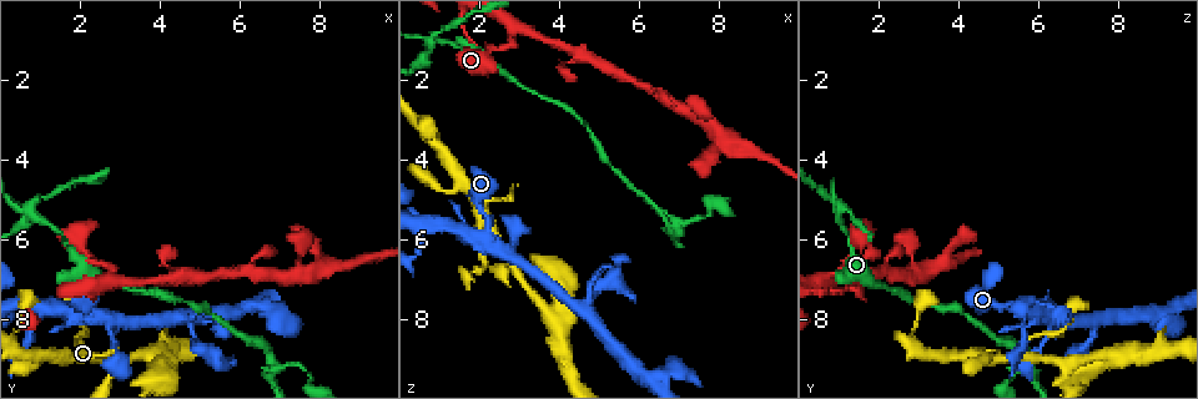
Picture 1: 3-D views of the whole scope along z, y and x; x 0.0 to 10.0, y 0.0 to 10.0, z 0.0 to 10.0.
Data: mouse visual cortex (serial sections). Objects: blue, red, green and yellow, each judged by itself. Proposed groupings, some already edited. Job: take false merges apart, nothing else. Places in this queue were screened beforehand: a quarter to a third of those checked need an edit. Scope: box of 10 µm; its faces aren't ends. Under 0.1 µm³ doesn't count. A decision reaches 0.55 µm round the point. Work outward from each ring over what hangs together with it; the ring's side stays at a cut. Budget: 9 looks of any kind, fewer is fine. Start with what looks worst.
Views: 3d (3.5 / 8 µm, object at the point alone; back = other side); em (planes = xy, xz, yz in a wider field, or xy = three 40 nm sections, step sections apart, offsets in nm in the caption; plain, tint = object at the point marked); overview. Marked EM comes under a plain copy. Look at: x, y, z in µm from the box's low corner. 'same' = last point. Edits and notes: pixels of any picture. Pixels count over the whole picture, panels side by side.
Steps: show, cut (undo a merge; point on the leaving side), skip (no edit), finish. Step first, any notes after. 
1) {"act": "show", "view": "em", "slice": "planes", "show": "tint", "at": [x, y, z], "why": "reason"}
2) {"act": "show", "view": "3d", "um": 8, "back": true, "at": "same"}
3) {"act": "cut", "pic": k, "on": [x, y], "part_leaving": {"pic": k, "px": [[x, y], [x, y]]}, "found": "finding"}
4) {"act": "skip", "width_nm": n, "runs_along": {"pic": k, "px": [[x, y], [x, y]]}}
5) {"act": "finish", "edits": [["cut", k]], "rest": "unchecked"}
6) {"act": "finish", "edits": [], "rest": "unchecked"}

{"act": "show", "view": "3d", "um": 3.5, "at": [6.95, 9.20, 5.80]}

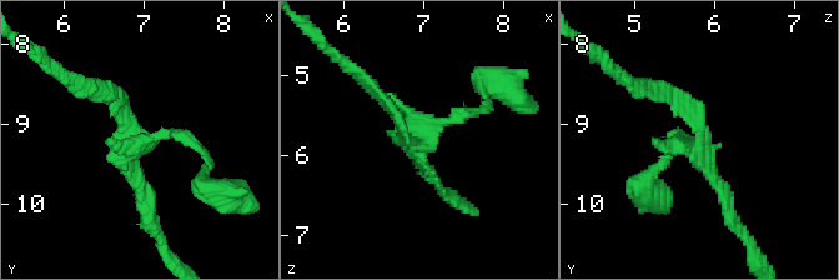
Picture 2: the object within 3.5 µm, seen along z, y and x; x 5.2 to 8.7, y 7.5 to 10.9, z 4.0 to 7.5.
{"act": "show", "view": "em", "slice": "xy", "step": 1, "show": "tint", "at": [6.90, 9.15, 5.80], "why": "now the EM"}

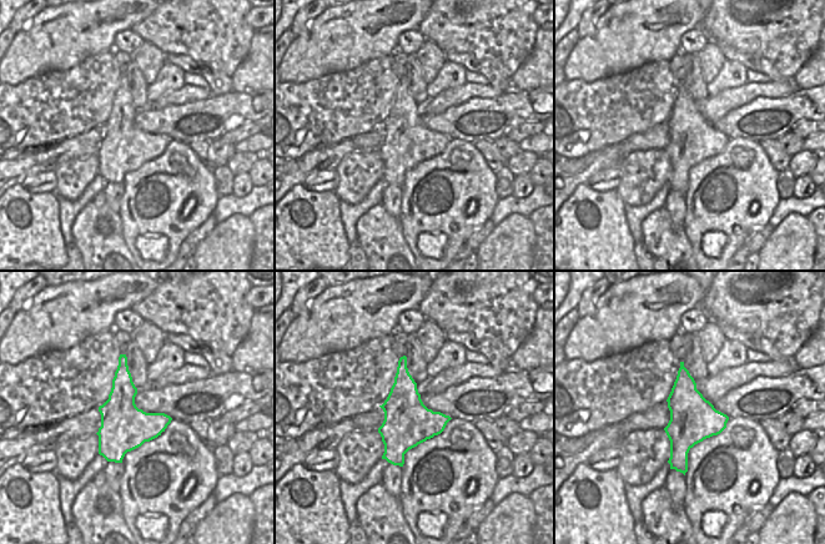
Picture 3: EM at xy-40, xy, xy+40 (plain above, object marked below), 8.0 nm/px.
{"act": "skip", "runs_along": {"pic": 2, "px": [[104, 93], [139, 143], [176, 131], [200, 150]]}, "found": "all the same cell"}

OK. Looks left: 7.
{"act": "show", "view": "3d", "um": 3.5, "back": true, "at": [0.80, 5.30, 1.00], "why": "four-way junction"}

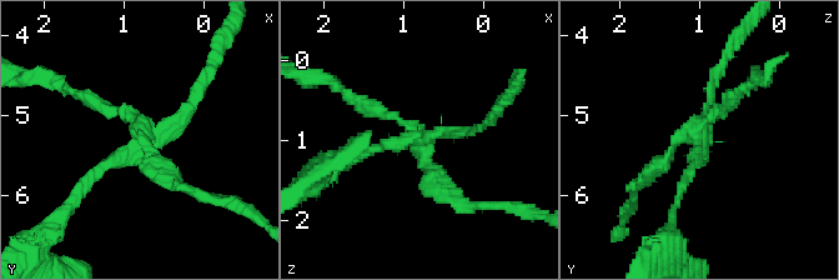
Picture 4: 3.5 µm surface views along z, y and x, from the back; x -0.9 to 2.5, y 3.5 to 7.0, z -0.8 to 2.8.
{"act": "show", "view": "em", "slice": "xy", "step": 1, "show": "tint", "at": [0.80, 5.30, 1.05], "arms": 4, "arm_widths_nm": [150, 150, 150, 200], "why": "shape alone is not enough"}

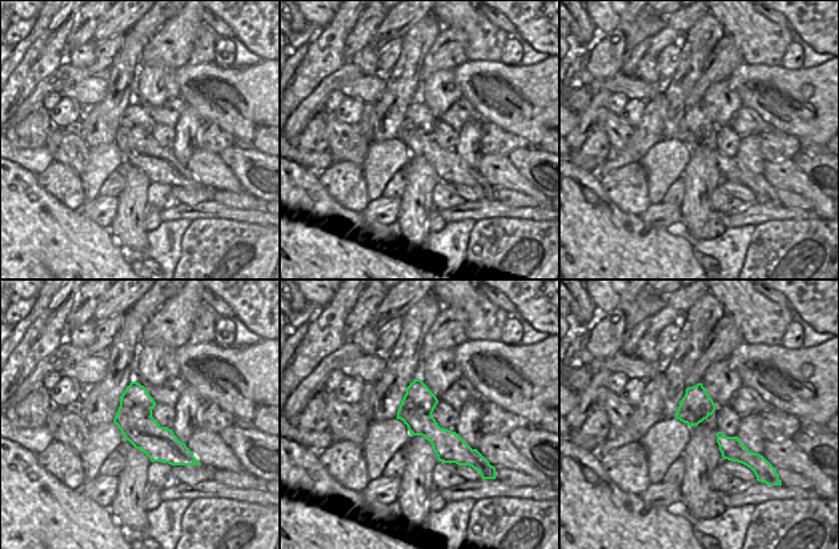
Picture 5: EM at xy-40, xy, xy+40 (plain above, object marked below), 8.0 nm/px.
{"act": "cut", "pic": 4, "on": [436, 175], "found": "two cells meet here"}

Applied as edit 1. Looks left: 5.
{"act": "show", "view": "3d", "um": 8, "at": [2.85, 6.95, 0.65], "why": "side arm on a straight run"}

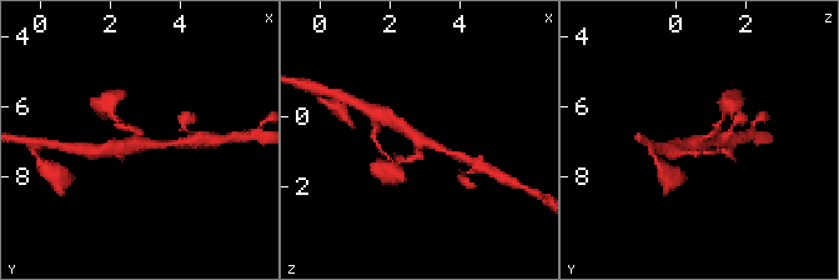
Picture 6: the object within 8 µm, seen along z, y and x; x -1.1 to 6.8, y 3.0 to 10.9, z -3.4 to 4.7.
{"act": "show", "view": "3d", "um": 3.5, "at": "same", "why": "zoom in"}

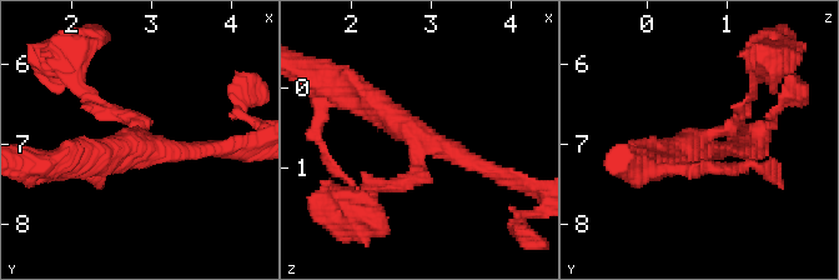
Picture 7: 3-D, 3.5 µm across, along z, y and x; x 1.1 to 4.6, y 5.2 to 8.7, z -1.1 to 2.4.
{"act": "show", "view": "em", "slice": "xy", "step": 5, "show": "tint", "at": [2.95, 7.00, 0.65], "arms": 3, "arm_widths_nm": [200, 200, 350]}

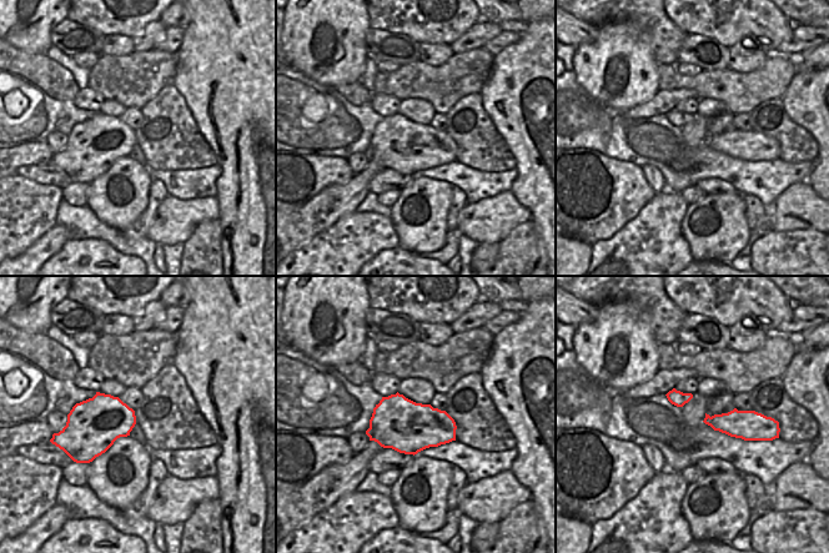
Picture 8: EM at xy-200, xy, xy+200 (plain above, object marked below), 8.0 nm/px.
{"act": "skip", "runs_along": {"pic": 7, "px": [[101, 108], [155, 150], [220, 150]]}, "found": "continuous, no second cell"}

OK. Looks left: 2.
{"act": "show", "view": "3d", "um": 3.5, "at": [2.20, 7.75, 5.95], "why": "two arms in line, one across"}

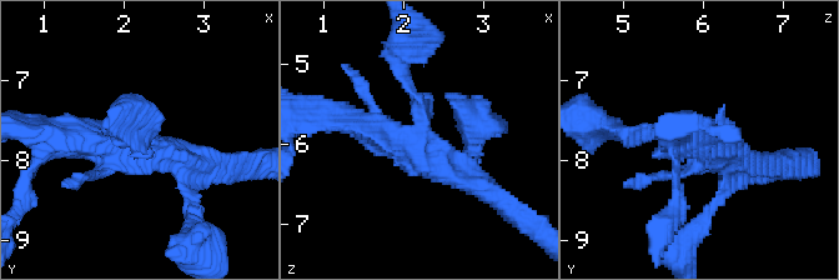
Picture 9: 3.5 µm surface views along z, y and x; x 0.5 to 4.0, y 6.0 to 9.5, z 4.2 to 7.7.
{"act": "show", "view": "em", "slice": "xy", "step": 5, "show": "tint", "at": [2.20, 7.80, 6.05]}

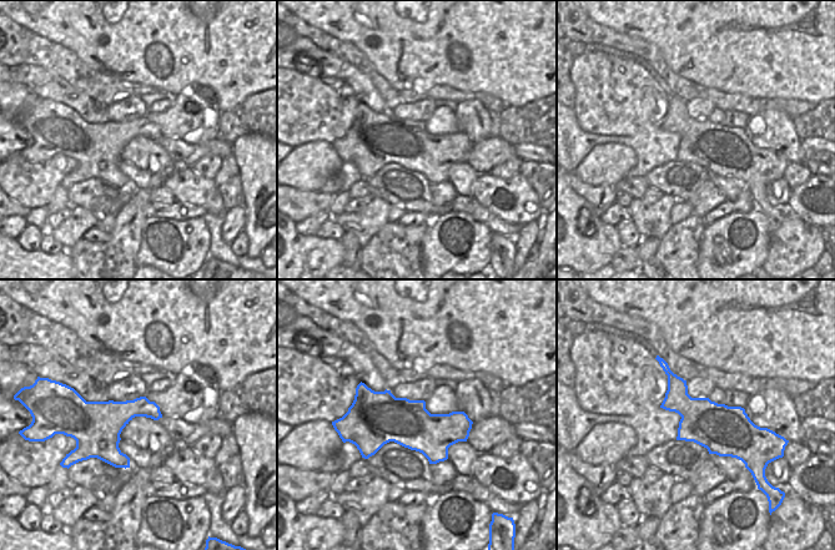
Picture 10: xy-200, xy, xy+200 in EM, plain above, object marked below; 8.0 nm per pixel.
{"act": "skip", "runs_along": {"pic": 9, "px": [[406, 78], [417, 145], [487, 190]]}, "found": "continuous, no second cell"}

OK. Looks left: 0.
{"act": "finish", "edits": [["cut", 4]], "rest": "unchecked"}

